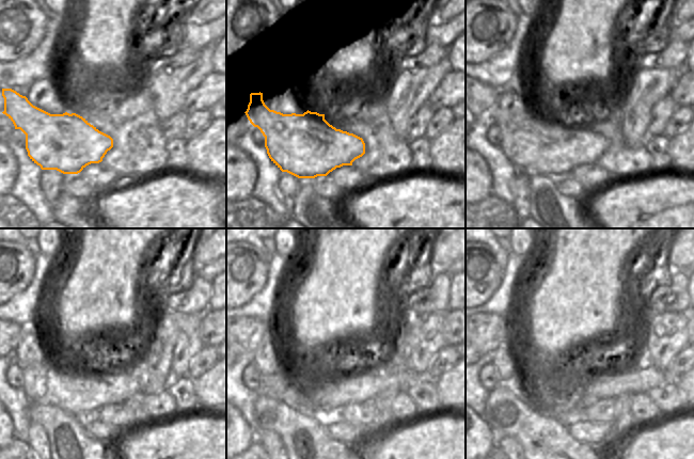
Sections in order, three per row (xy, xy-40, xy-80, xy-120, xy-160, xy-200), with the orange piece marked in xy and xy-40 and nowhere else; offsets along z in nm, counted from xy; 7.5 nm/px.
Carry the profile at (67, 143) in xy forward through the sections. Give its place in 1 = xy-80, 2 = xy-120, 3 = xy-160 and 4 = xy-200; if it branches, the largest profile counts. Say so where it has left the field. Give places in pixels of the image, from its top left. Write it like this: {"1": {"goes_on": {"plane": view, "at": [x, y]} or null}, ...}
{"1": {"goes_on": {"plane": "xy-80", "at": [543, 144]}}, "2": {"goes_on": {"plane": "xy-120", "at": [78, 389]}}, "3": {"goes_on": {"plane": "xy-160", "at": [310, 393]}}, "4": {"goes_on": {"plane": "xy-200", "at": [630, 376]}}}

